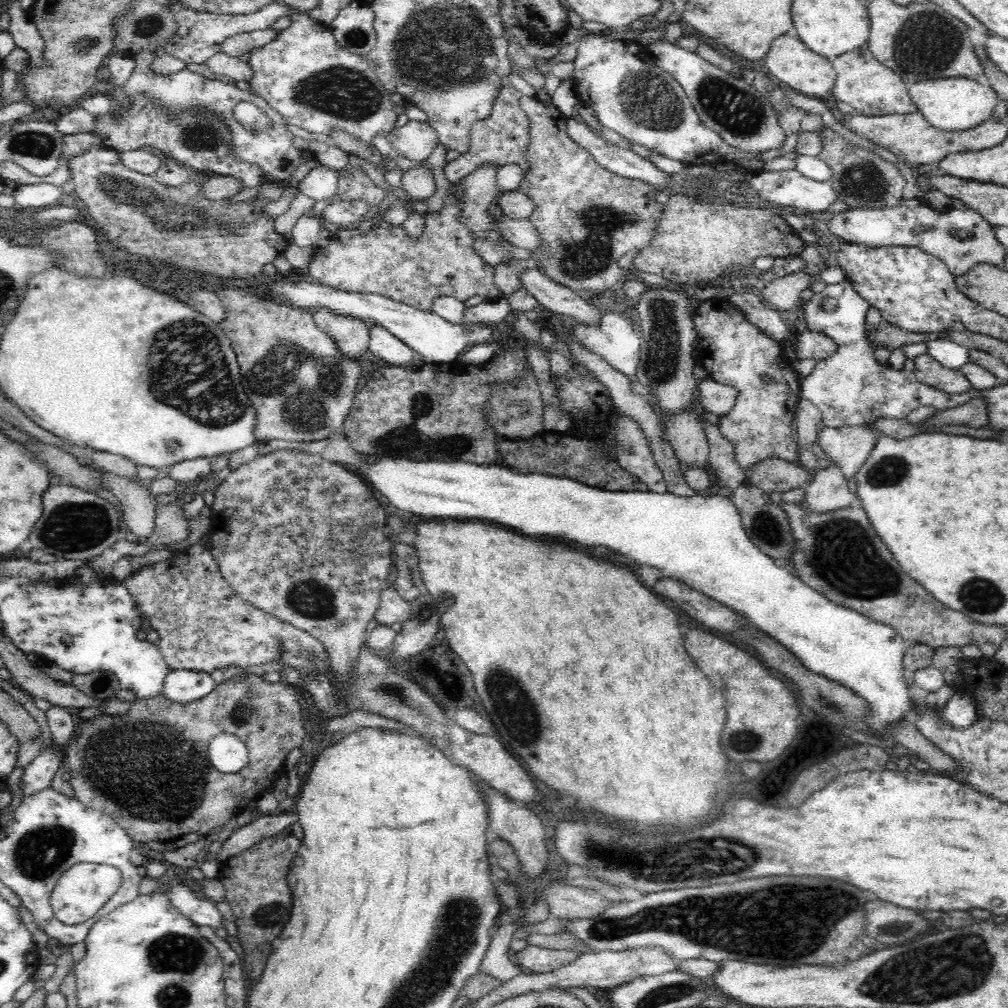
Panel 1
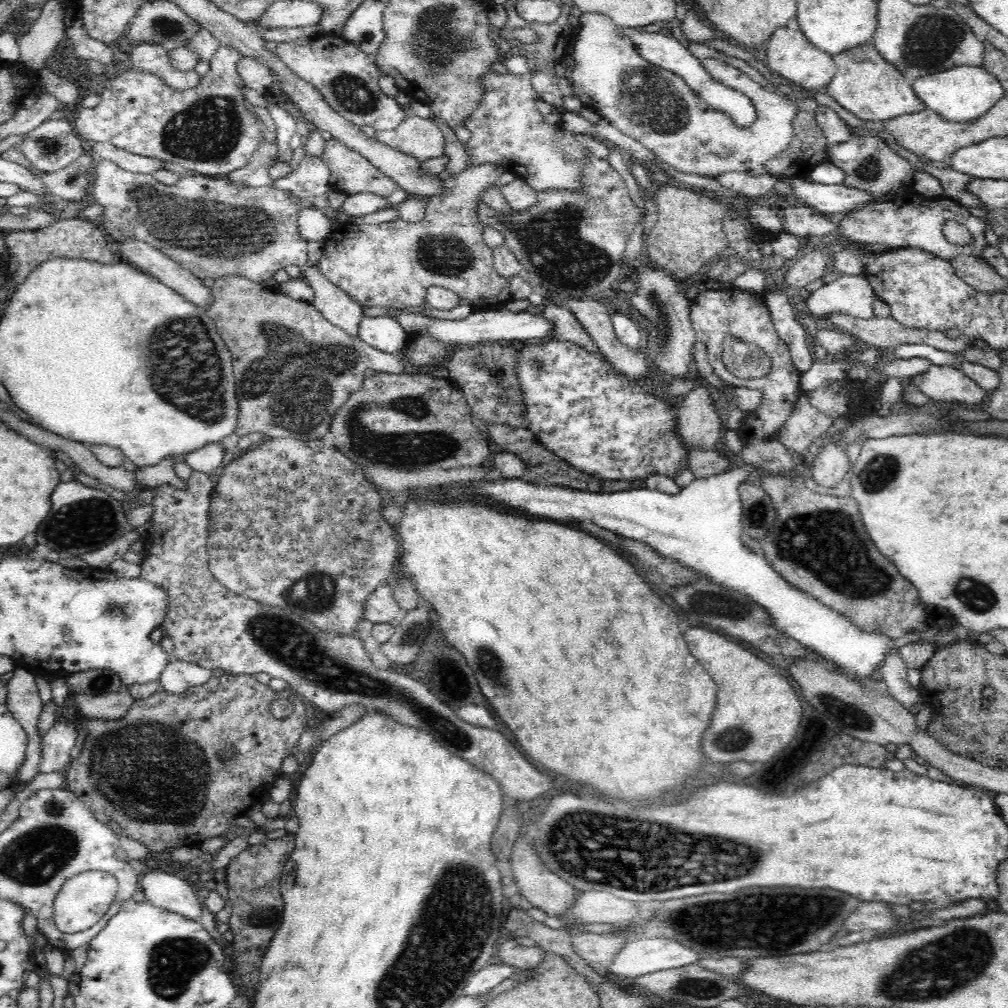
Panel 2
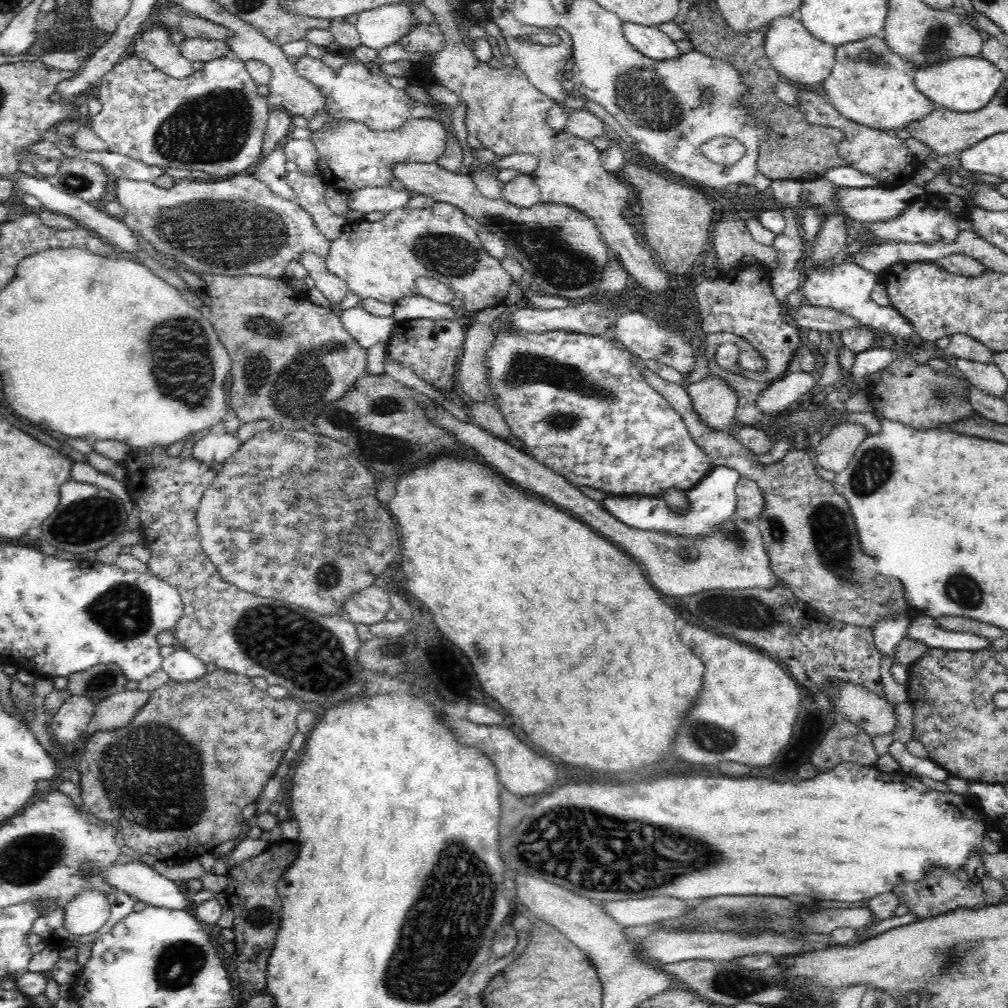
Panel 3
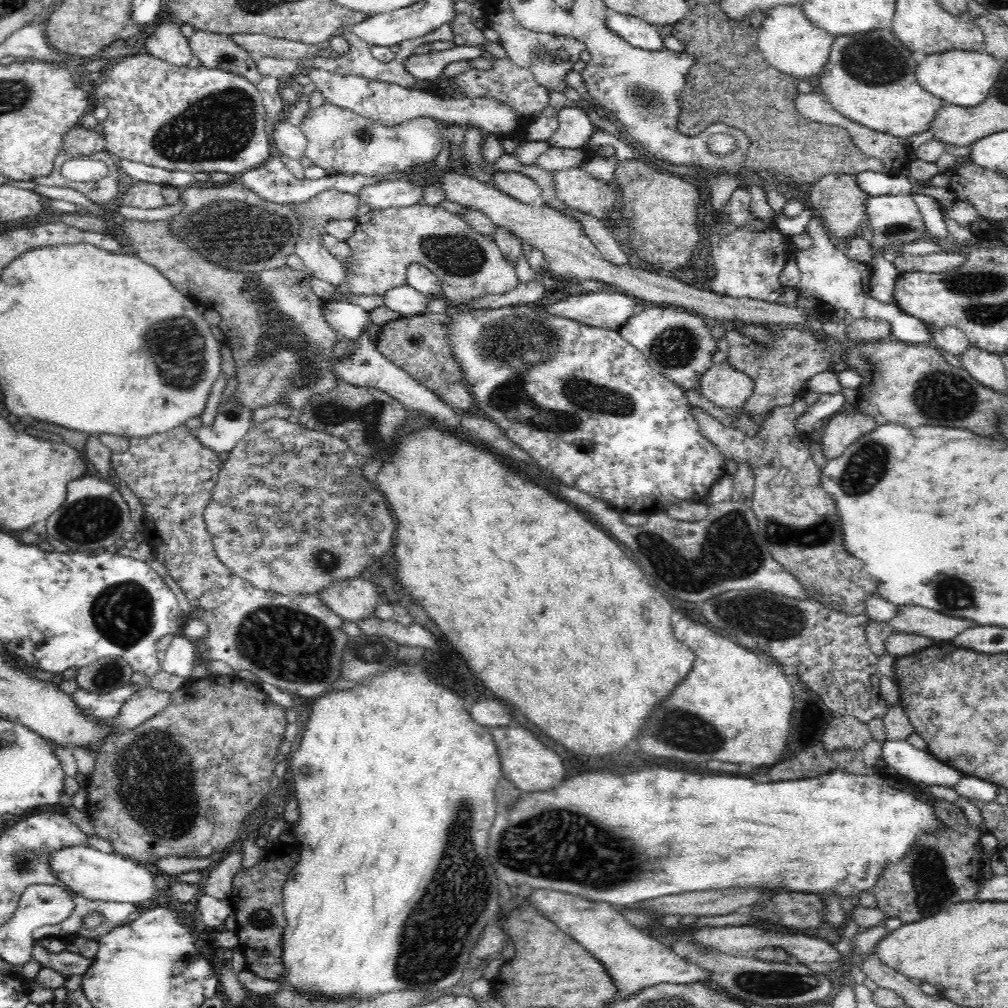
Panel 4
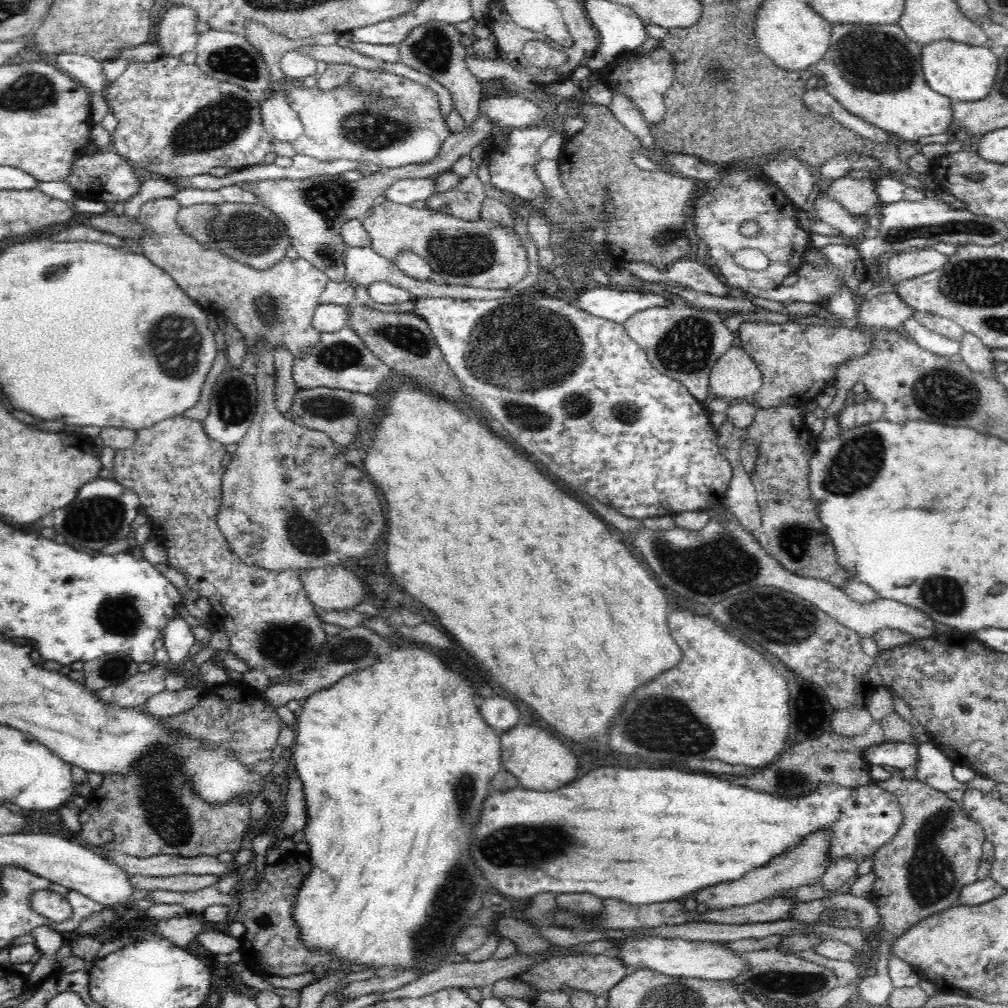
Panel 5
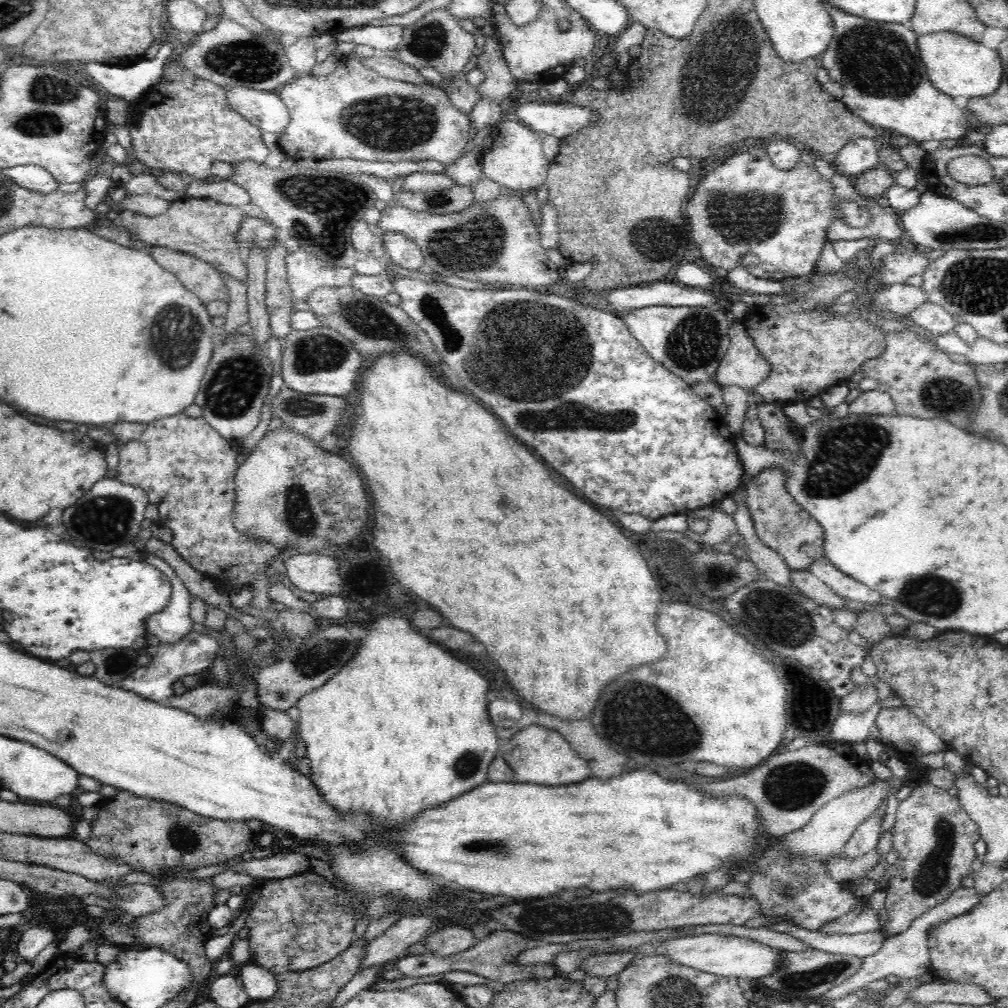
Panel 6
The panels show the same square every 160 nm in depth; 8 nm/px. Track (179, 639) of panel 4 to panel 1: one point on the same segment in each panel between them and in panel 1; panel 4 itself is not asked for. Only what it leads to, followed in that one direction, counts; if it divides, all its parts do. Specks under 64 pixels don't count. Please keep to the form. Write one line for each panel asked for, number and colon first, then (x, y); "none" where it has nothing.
1: (182, 686)
2: (179, 677)
3: (181, 666)

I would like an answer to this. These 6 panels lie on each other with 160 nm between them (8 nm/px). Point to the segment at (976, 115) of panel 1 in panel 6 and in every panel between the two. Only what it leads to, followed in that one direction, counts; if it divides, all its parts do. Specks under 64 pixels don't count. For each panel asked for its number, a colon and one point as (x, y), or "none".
2: (965, 93)
3: (965, 84)
4: (965, 78)
5: (963, 73)
6: (958, 66)

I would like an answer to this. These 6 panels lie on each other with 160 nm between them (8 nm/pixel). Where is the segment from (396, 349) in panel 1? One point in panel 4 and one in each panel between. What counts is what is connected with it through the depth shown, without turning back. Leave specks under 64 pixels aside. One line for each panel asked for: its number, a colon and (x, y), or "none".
2: (383, 333)
3: (369, 330)
4: (349, 320)

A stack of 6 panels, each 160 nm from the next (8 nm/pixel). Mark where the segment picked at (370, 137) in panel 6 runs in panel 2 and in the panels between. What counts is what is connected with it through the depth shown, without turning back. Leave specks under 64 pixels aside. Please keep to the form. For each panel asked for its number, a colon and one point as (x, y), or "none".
2: (421, 138)
3: (351, 157)
4: (338, 139)
5: (337, 125)

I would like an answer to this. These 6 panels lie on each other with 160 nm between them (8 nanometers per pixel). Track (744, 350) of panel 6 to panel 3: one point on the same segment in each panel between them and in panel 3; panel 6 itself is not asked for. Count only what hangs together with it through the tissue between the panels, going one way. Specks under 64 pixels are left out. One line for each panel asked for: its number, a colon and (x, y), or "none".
3: (714, 401)
4: (725, 387)
5: (734, 376)

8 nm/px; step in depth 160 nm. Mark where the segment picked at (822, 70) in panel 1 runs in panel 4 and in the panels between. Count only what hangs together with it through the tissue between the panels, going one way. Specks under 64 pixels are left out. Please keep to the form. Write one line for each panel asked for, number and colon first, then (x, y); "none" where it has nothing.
2: (788, 53)
3: (792, 51)
4: (789, 42)

